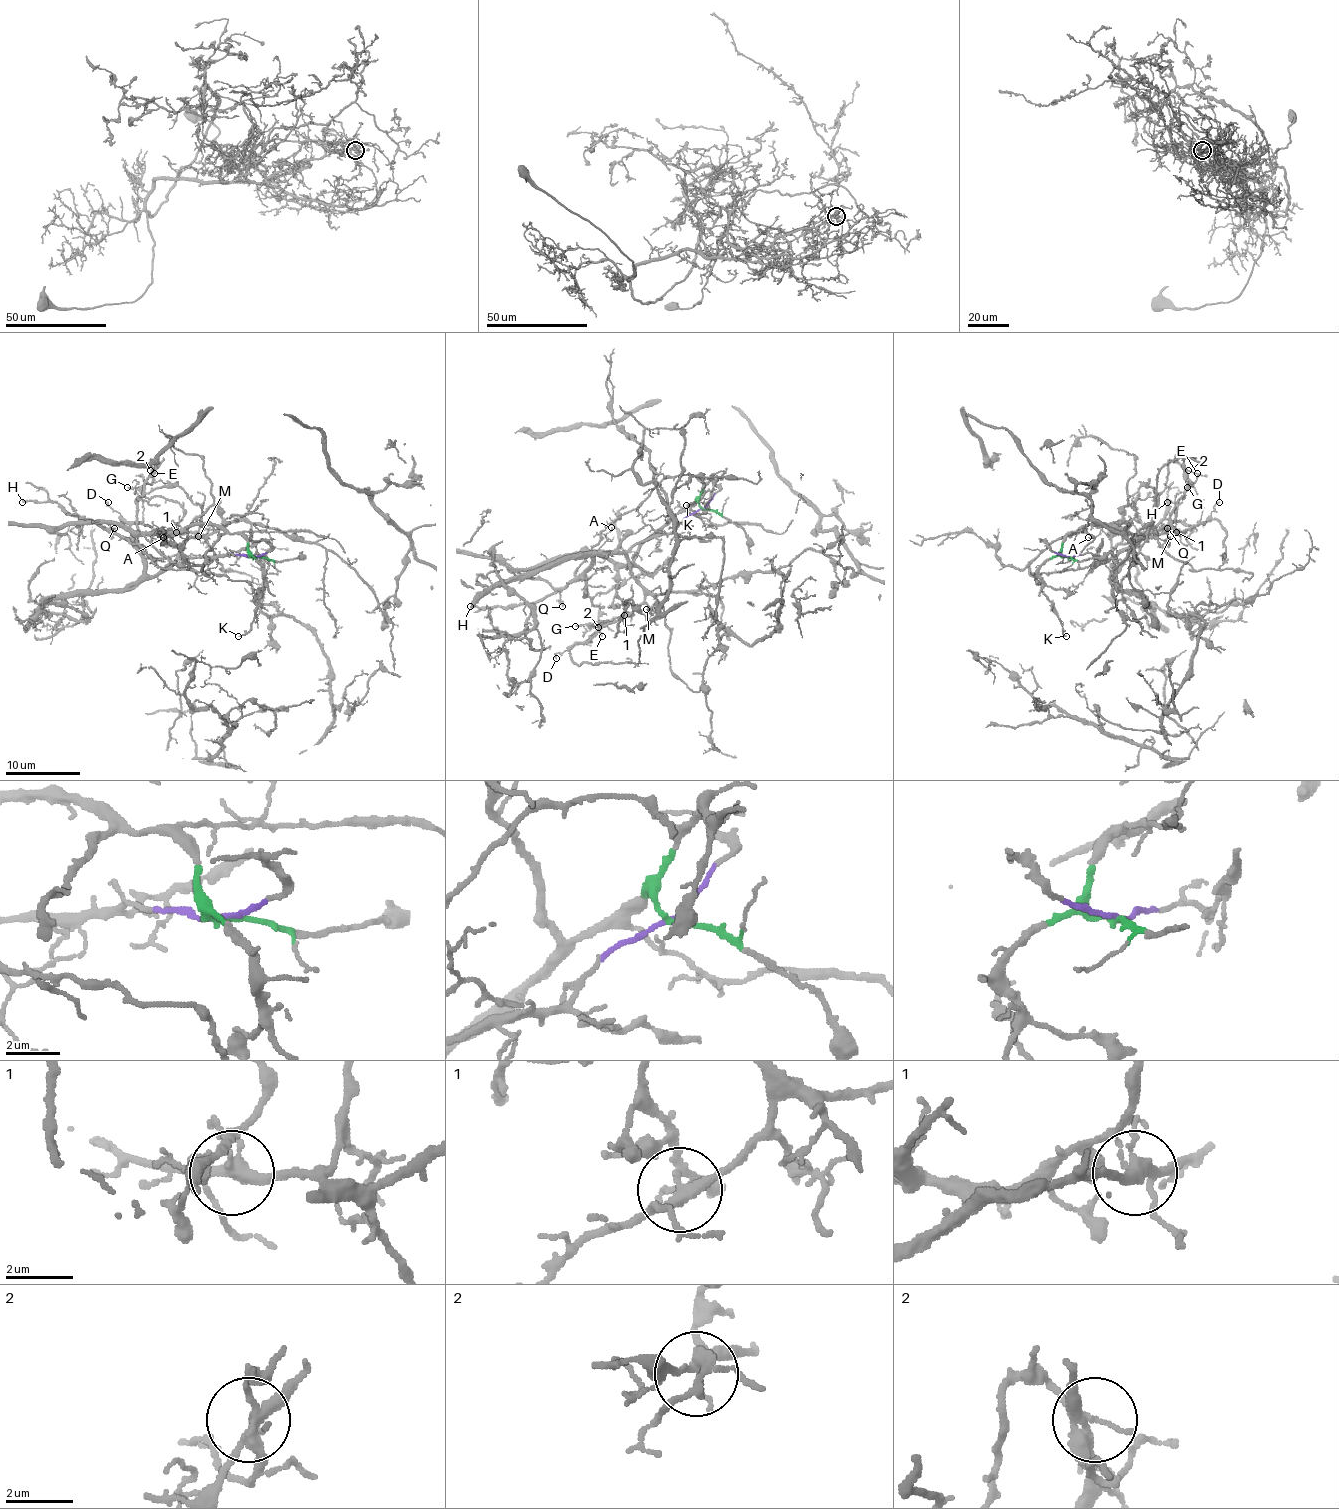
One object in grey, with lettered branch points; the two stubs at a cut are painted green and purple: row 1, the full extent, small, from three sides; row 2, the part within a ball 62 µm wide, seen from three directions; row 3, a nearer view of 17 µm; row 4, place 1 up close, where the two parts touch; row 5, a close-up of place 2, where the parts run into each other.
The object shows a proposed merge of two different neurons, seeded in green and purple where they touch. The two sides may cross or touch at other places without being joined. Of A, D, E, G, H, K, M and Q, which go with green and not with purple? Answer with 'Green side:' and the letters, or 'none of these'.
Green side: A, G

